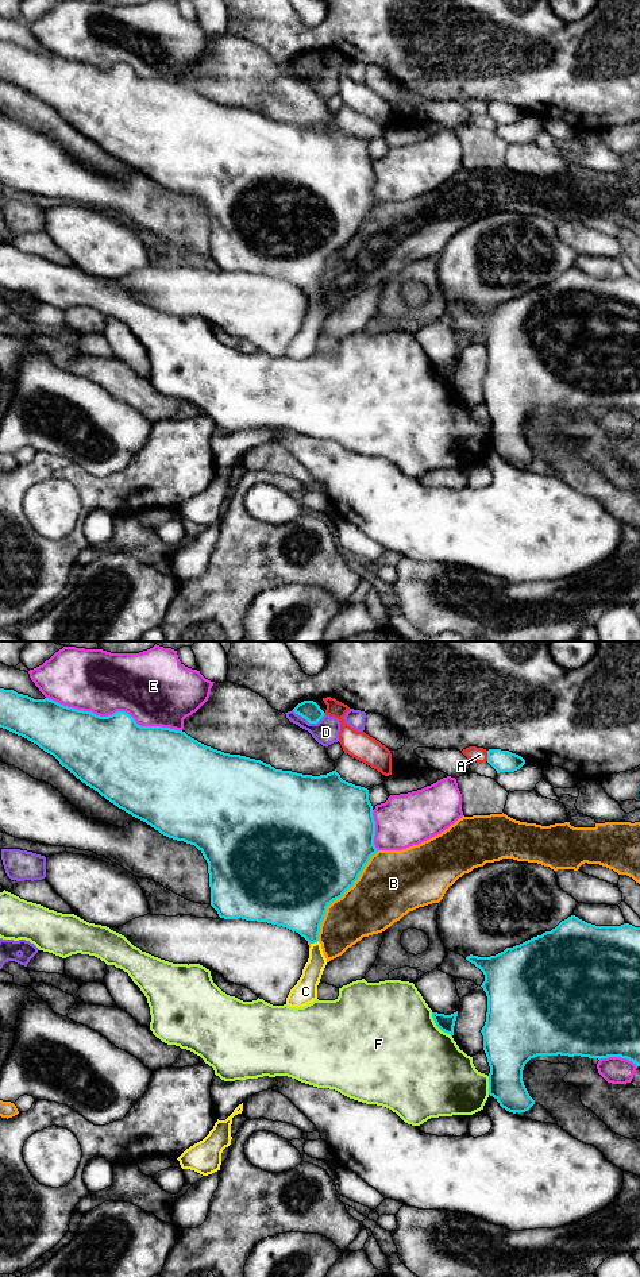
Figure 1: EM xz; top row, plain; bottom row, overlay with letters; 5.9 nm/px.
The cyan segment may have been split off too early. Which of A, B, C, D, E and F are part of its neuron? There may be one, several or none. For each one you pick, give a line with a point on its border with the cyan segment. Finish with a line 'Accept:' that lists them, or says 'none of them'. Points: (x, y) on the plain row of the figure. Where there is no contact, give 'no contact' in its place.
C: xz (313, 294)
Accept: C

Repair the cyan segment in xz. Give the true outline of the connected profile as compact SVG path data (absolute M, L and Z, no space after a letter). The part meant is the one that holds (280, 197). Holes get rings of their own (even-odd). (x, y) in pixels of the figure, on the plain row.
M0 40L0 80L7 81L18 88L36 96L45 104L53 107L62 119L73 126L82 135L97 143L107 153L131 166L132 169L146 174L161 186L194 197L208 215L211 258L224 271L246 271L257 274L267 274L271 277L286 279L298 285L309 296L309 310L302 321L302 327L297 336L290 342L286 356L290 359L304 359L317 351L317 337L323 323L327 317L327 310L319 294L320 277L324 271L327 259L354 238L370 209L378 204L374 197L375 173L373 169L373 158L369 153L369 142L361 138L348 135L335 123L320 127L302 127L292 123L275 121L270 116L261 112L250 111L240 107L230 107L221 103L207 99L192 90L182 82L176 82L162 78L140 78L126 63L116 63L108 69L100 69L92 63L77 62L63 58L53 51L34 51L28 47L18 46L14 42Z

